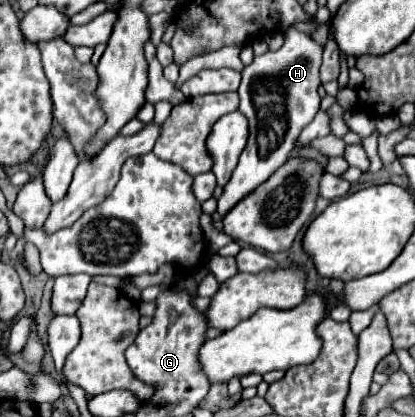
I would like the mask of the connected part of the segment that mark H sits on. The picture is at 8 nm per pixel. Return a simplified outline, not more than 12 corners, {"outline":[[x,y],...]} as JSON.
{"outline":[[295,28],[241,70],[249,142],[225,216],[265,182],[319,112],[323,48]]}

